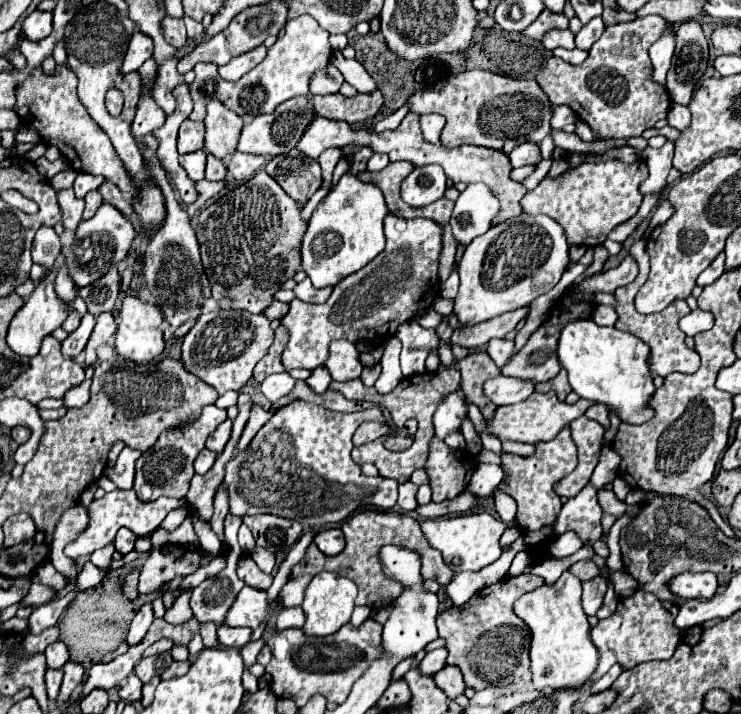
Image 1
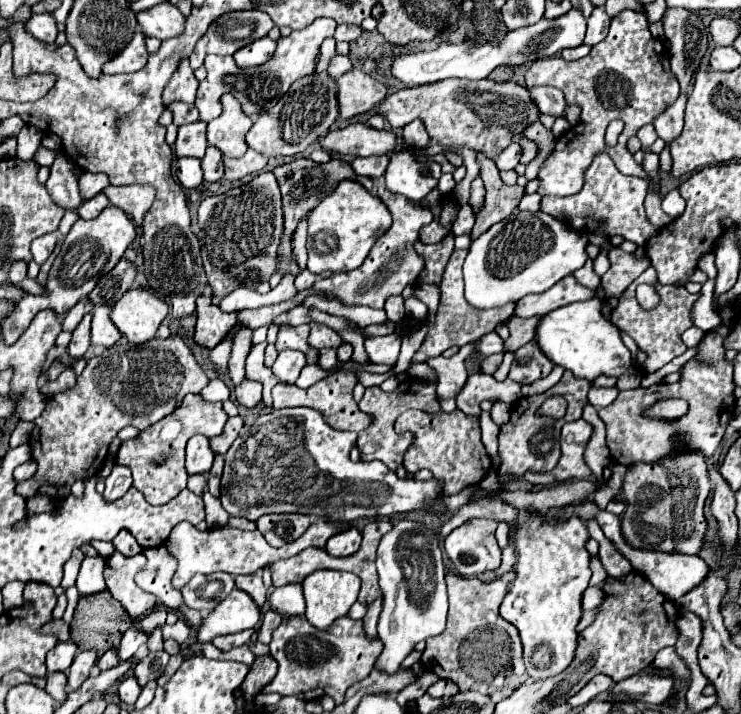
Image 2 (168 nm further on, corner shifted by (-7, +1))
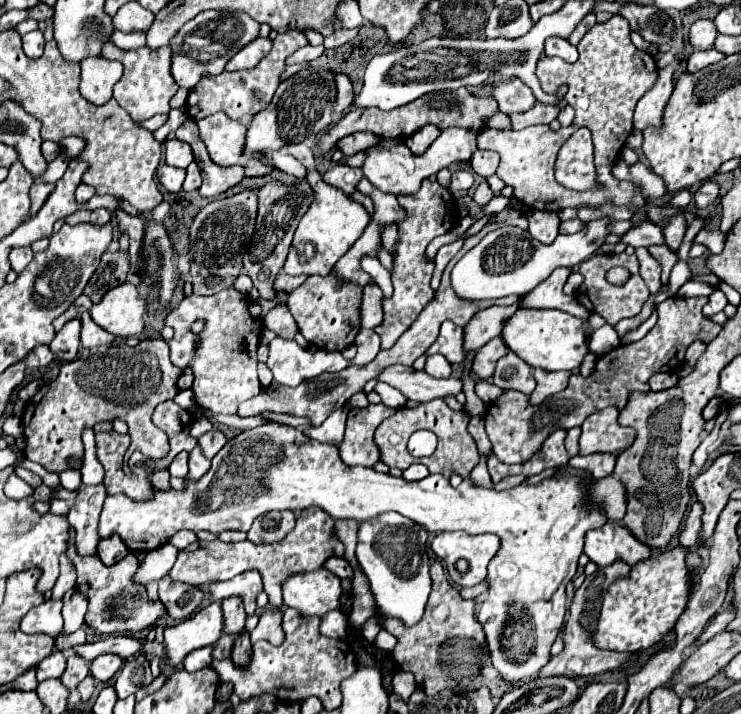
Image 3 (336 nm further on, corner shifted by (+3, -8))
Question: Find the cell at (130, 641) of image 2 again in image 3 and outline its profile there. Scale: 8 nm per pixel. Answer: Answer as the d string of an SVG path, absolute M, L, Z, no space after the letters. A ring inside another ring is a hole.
M100 655L98 659L92 661L92 667L90 667L90 675L96 679L96 681L110 681L114 677L114 673L120 669L122 665L122 659L118 655Z

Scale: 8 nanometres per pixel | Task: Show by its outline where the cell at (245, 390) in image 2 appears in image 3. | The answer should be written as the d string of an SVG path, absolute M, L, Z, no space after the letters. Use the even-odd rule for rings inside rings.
M228 287L228 289L224 289L216 295L210 295L210 297L188 295L176 307L170 305L166 309L164 323L174 329L174 337L170 339L170 361L180 369L190 367L194 371L192 391L194 391L196 403L204 409L214 411L214 413L236 415L240 401L252 399L260 393L260 381L258 381L258 371L256 371L258 369L256 349L258 349L258 335L260 335L260 329L262 329L262 321L260 321L260 317L252 317L248 307L250 307L248 295L236 291L234 287ZM194 321L206 323L200 333L190 331Z

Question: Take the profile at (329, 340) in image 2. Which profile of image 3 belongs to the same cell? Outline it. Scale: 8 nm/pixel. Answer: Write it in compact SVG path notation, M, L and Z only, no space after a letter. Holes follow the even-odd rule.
M286 305L272 307L272 309L264 315L264 325L266 325L266 329L274 331L276 335L294 339L294 333L296 333L296 321L294 321L294 317L290 315L290 311L288 311Z

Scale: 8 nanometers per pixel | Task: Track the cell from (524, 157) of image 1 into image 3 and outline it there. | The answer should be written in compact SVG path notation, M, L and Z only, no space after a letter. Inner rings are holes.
M476 149L476 153L472 153L470 157L470 167L474 173L482 175L482 177L490 177L496 173L498 167L498 153L496 151L480 151Z

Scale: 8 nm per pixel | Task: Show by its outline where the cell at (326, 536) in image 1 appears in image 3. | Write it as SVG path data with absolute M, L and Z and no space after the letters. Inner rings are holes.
M330 557L326 563L324 563L324 569L332 571L334 575L338 575L340 579L352 579L354 577L354 569L350 567L350 563L346 559L340 559L340 557Z

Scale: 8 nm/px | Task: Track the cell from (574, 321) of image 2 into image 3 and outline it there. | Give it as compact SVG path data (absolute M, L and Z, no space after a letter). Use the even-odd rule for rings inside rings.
M518 309L504 321L500 337L504 345L522 357L530 367L546 371L576 371L588 353L584 321L556 309Z

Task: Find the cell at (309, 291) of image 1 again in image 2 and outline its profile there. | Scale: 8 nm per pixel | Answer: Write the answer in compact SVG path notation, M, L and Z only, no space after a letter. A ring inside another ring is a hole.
M302 270L302 274L296 276L296 290L302 292L302 290L306 290L306 288L312 288L312 284L314 284L316 280L324 280L326 276L330 276L330 274L328 274L328 272L312 274L310 270Z

